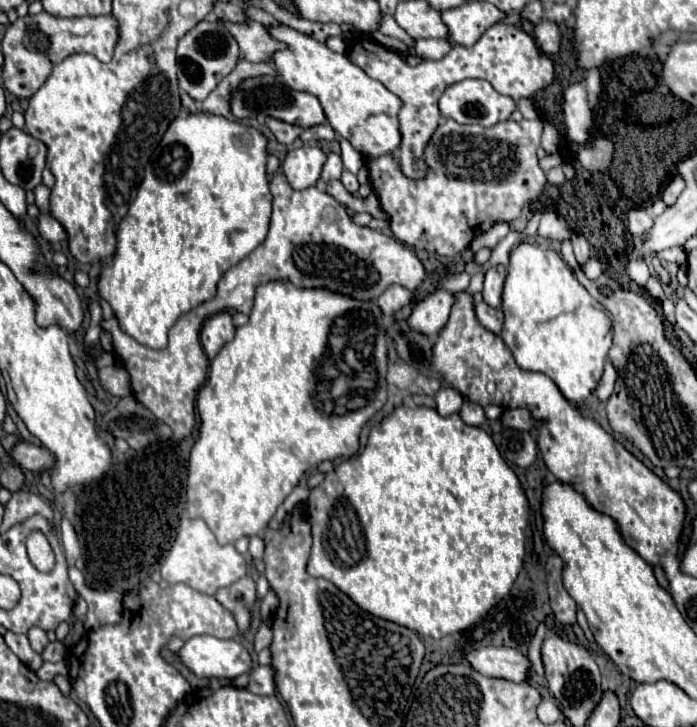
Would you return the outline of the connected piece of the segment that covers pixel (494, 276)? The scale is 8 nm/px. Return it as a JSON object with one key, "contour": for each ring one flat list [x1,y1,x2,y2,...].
{"contour":[[502,265,492,267,492,269,486,271,482,295,484,295,484,301,486,301,490,307,500,307,500,303,502,303,504,279,506,279,506,267,502,267]]}

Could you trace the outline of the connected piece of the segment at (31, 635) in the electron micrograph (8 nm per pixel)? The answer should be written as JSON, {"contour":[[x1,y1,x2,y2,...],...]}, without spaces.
{"contour":[[32,627,28,631,28,639,30,639,30,645,34,651,40,653,40,649,44,649,48,645,48,637,46,637,46,631,40,629,40,627]]}

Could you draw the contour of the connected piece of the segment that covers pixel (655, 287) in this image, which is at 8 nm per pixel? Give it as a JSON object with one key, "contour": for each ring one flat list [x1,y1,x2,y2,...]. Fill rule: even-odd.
{"contour":[[650,277,650,281,648,281,648,285,646,285,646,291,654,297,654,299,658,299,658,301,664,301,664,287,662,287,662,283,656,279,656,277]]}

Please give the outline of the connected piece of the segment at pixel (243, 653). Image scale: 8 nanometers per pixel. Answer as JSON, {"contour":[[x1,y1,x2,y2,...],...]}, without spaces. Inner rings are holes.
{"contour":[[198,635,184,643,178,657,182,663,202,679,236,679,238,675,252,671,252,657,238,641,216,639,210,635]]}

